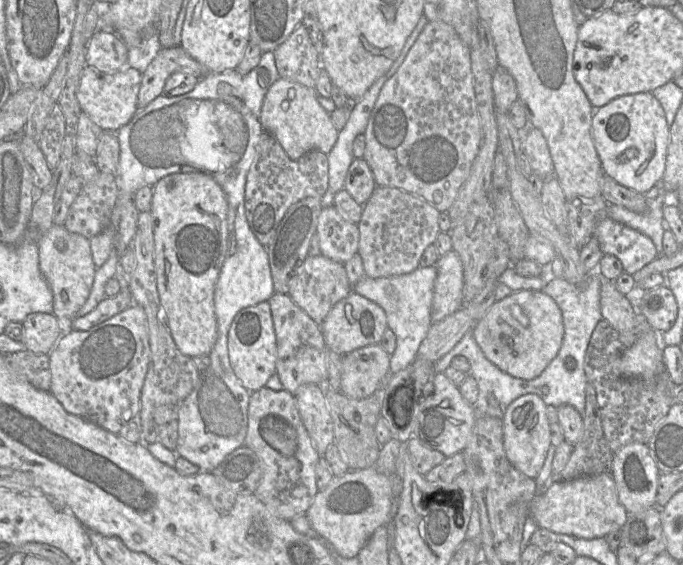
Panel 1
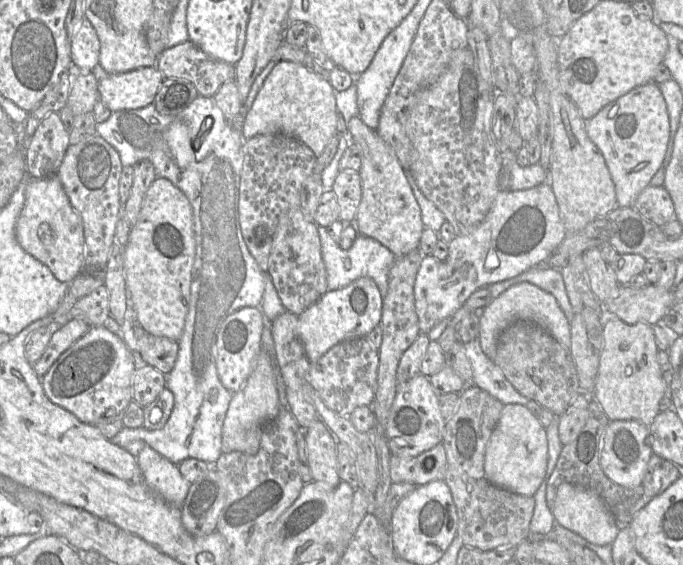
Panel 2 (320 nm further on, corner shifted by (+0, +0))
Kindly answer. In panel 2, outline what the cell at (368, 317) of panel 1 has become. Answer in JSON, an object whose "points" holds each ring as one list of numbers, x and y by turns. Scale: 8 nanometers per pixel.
{"points":[[361,277,349,285,326,291,314,304,298,316,297,334,304,346,309,362,315,363,331,347,351,338,366,337,380,325,383,299,376,283]]}

